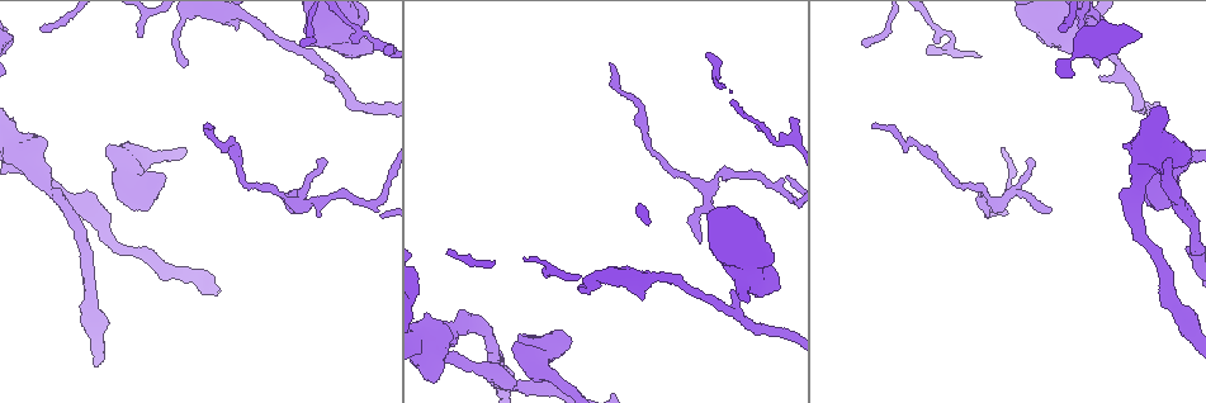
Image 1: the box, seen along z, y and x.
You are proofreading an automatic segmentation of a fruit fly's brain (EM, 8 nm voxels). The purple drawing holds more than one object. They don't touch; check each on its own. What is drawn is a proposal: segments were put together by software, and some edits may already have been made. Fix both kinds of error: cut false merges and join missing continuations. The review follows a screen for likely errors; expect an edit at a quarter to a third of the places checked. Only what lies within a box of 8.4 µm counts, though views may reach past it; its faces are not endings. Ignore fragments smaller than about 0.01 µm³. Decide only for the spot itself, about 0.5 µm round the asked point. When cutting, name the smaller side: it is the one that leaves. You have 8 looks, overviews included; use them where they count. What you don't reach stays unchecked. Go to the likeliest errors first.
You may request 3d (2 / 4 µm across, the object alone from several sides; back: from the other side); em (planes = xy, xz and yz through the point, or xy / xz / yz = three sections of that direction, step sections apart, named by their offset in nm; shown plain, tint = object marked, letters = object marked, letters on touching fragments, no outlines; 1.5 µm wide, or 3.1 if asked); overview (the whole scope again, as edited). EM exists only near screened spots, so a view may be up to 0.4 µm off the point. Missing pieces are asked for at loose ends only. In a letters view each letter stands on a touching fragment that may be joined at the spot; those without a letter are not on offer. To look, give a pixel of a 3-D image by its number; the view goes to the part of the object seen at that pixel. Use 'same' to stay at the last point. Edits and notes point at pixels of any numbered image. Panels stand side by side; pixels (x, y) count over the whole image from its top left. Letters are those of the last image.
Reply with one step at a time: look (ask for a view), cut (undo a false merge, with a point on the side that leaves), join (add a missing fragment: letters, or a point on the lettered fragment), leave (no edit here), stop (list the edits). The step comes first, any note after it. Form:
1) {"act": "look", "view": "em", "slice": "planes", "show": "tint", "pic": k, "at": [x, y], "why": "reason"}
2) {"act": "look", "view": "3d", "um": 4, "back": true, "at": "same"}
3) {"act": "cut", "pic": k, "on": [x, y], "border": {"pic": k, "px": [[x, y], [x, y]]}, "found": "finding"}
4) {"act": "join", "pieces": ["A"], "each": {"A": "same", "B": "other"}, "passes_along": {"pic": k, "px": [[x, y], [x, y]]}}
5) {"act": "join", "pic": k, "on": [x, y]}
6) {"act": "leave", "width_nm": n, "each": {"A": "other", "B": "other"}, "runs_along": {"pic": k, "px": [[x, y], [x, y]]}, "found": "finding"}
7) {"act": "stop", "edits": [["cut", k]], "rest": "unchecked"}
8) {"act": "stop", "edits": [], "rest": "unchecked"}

{"act": "look", "view": "em", "slice": "planes", "show": "tint", "pic": 1, "at": [613, 66], "why": "branch stops here"}

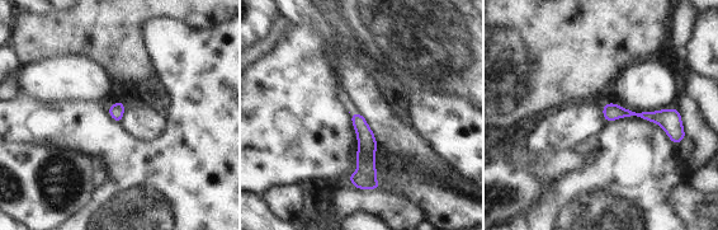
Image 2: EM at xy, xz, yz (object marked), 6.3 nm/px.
{"act": "look", "view": "em", "slice": "planes", "show": "letters", "at": "same", "why": "see the neighbours"}

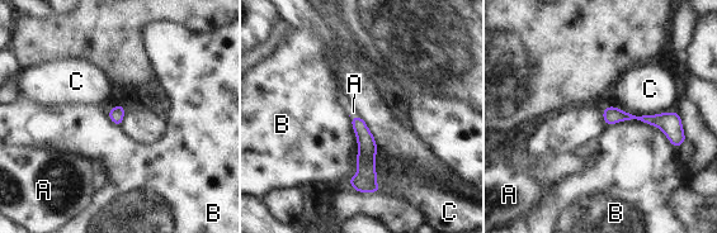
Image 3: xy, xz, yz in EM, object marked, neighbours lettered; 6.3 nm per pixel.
{"act": "join", "pieces": ["A"], "width_nm": 100, "each": {"A": "same", "B": "other", "C": "other"}, "passes_along": {"pic": 3, "px": [[367, 148], [354, 118], [353, 112]]}, "found": "it goes on there"}

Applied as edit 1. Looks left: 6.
{"act": "look", "view": "3d", "um": 4, "back": true, "pic": 1, "at": [371, 53], "why": "stops while still wide"}

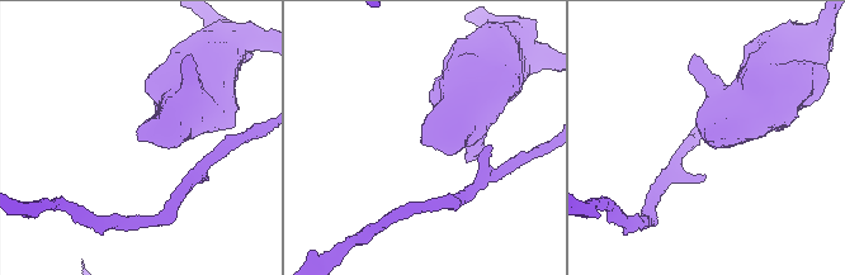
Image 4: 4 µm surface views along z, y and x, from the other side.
{"act": "look", "view": "em", "slice": "planes", "show": "plain", "pic": 4, "at": [420, 142], "why": "shape alone is not enough"}

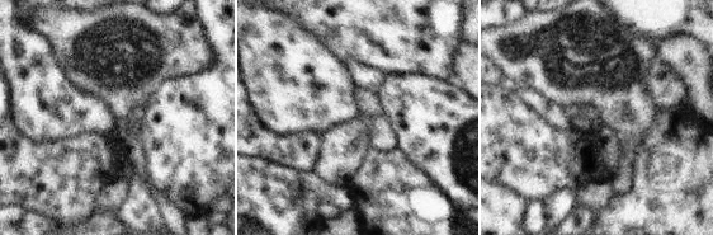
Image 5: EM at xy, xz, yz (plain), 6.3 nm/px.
{"act": "look", "view": "em", "slice": "planes", "show": "letters", "at": "same", "why": "what lies round it"}

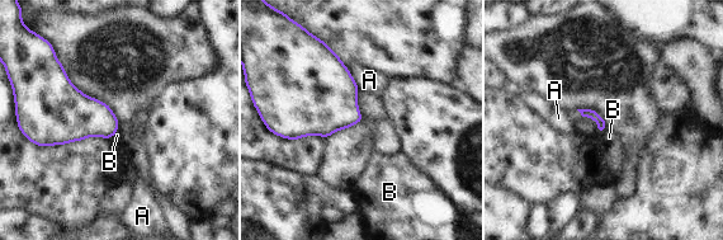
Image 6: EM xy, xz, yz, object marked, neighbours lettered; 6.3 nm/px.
{"act": "leave", "each": {"A": "other", "B": "other"}, "found": "no lettered fragment goes on from it"}

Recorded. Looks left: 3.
{"act": "look", "view": "3d", "um": 4, "pic": 1, "at": [141, 34], "why": "an open end"}

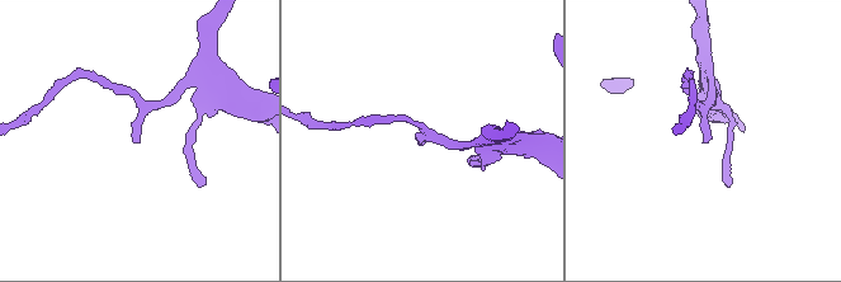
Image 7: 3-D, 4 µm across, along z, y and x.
{"act": "look", "view": "em", "slice": "planes", "show": "letters", "pic": 7, "at": [706, 139]}

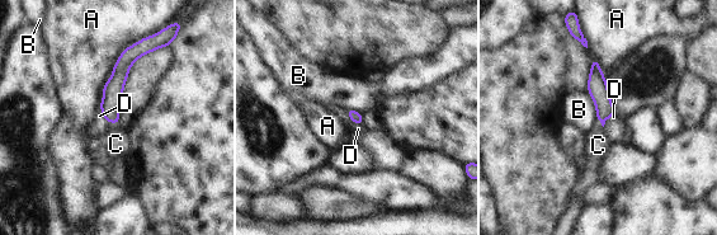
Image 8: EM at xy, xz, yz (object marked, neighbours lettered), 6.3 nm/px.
{"act": "join", "pieces": ["C"], "each": {"A": "other", "B": "other", "C": "same", "D": "other"}, "passes_along": {"pic": 8, "px": [[113, 89], [114, 122], [116, 144]]}, "found": "the neuron continues"}

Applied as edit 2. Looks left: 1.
{"act": "stop", "edits": [["join", 3], ["join", 8]], "rest": "unchecked"}

